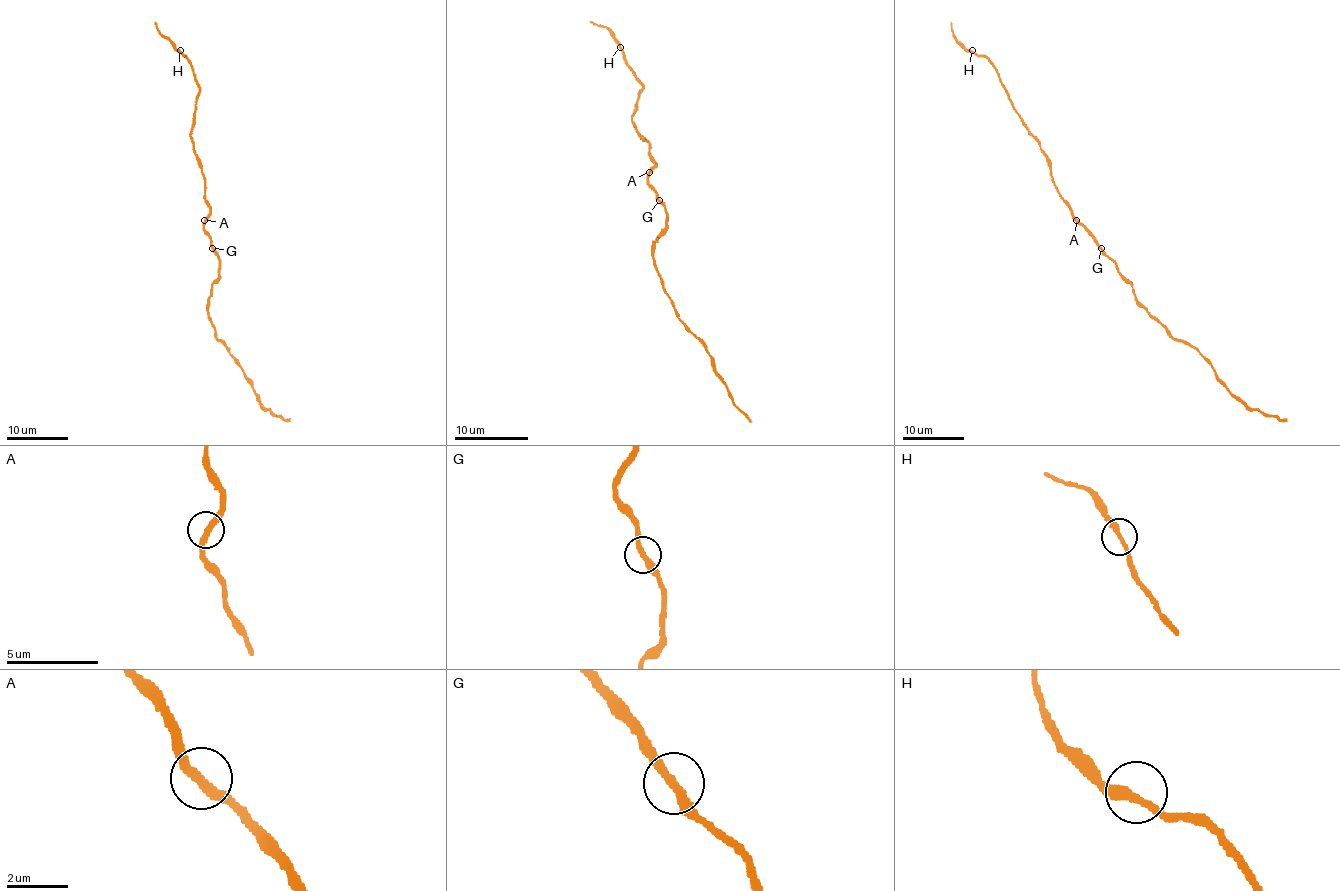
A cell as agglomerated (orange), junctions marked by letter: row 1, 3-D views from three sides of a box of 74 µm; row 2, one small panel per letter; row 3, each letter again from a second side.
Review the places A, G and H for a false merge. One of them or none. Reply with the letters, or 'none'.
none

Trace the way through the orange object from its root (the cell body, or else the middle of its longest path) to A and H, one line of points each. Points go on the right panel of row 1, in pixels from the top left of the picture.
A: (1097, 240), (1076, 220)
H: (1097, 240), (1073, 217), (1070, 206), (1060, 194), (1049, 158), (1015, 109), (995, 66), (972, 50)

